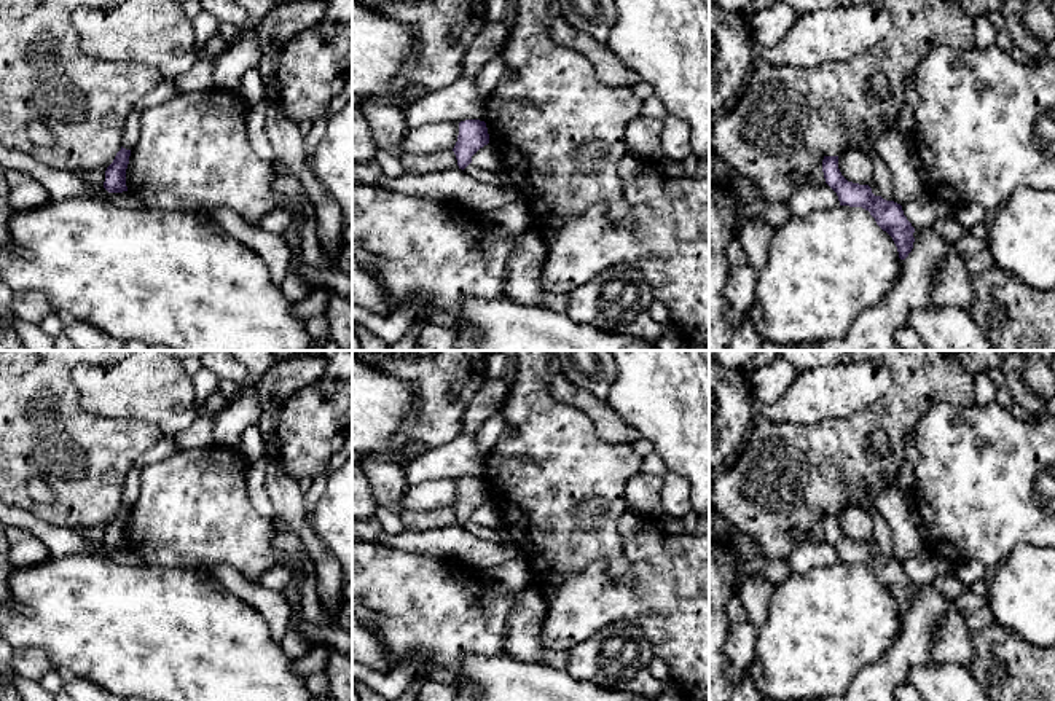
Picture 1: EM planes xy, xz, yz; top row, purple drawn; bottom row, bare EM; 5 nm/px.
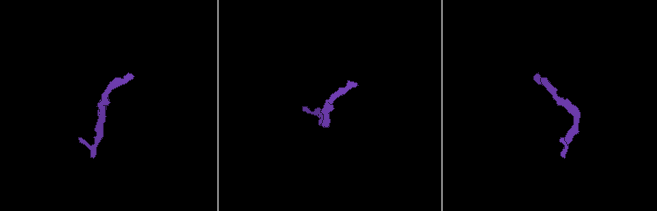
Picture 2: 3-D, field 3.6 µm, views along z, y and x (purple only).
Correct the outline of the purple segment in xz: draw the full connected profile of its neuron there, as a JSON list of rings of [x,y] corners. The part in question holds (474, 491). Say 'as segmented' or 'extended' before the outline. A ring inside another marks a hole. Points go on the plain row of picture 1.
as segmented; [[[461,478],[457,499],[453,505],[459,526],[464,527],[472,519],[472,513],[488,500],[489,491],[484,478]]]

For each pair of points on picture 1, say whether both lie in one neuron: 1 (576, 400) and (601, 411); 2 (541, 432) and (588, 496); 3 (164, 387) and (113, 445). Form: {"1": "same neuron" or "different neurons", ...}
{"1": "same neuron", "2": "same neuron", "3": "different neurons"}

